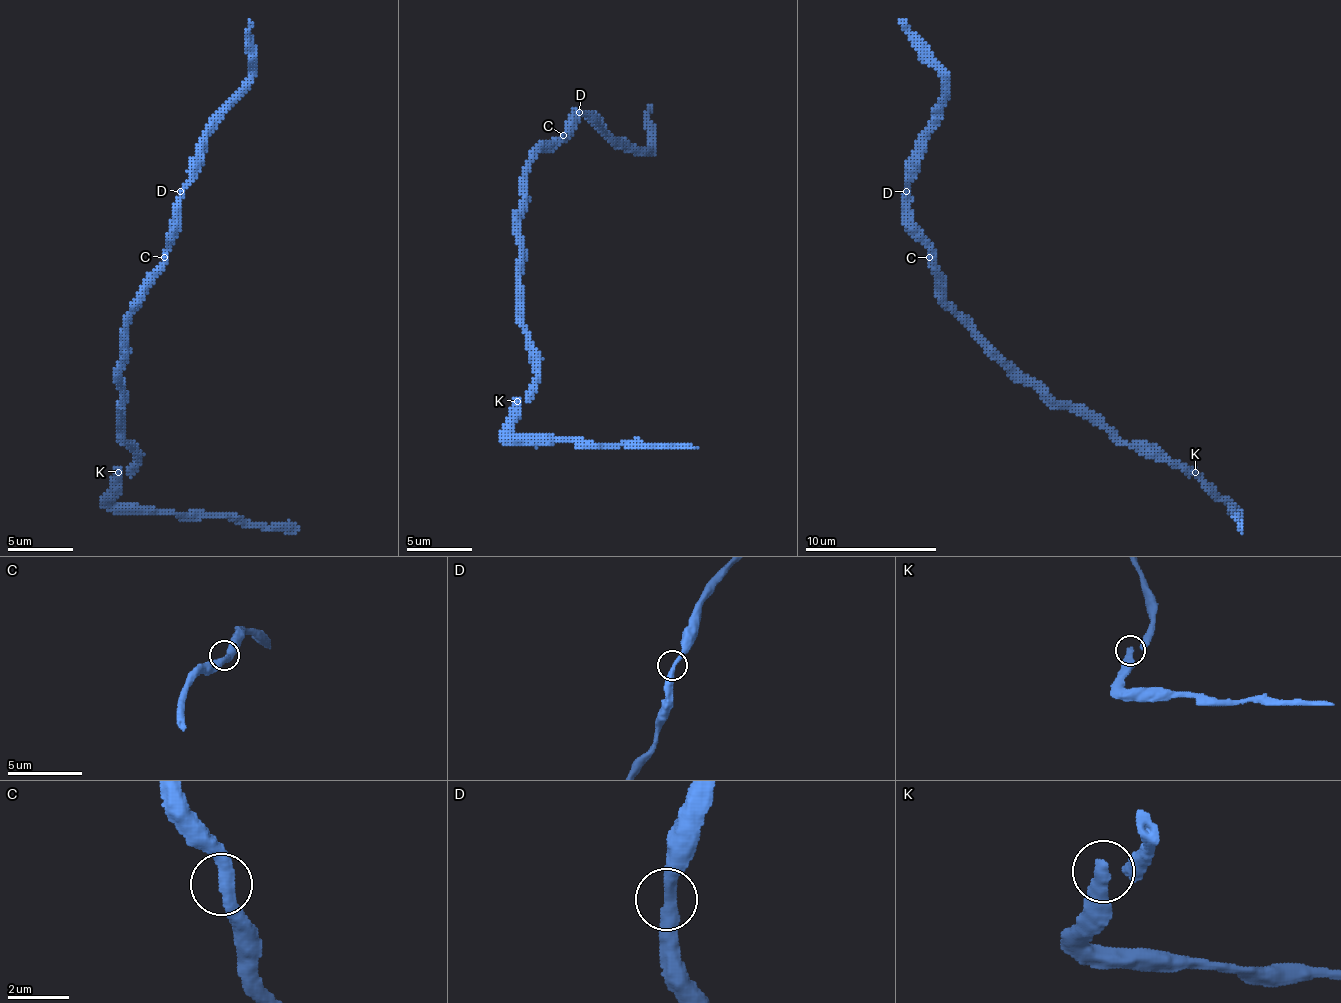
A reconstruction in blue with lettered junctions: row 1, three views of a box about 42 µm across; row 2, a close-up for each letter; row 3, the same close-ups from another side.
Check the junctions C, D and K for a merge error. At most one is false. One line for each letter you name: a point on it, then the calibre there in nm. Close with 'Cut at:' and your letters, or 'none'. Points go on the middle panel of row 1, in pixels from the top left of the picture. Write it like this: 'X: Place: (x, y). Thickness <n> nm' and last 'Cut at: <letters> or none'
Cut at: none

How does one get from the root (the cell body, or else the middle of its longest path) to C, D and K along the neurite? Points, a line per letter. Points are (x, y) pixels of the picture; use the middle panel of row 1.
C: (520, 227), (523, 168), (543, 148), (549, 148), (563, 135)
D: (520, 227), (523, 168), (543, 148), (559, 142), (579, 112)
K: (520, 227), (520, 323), (530, 336), (530, 359), (536, 385), (526, 398), (517, 402)

